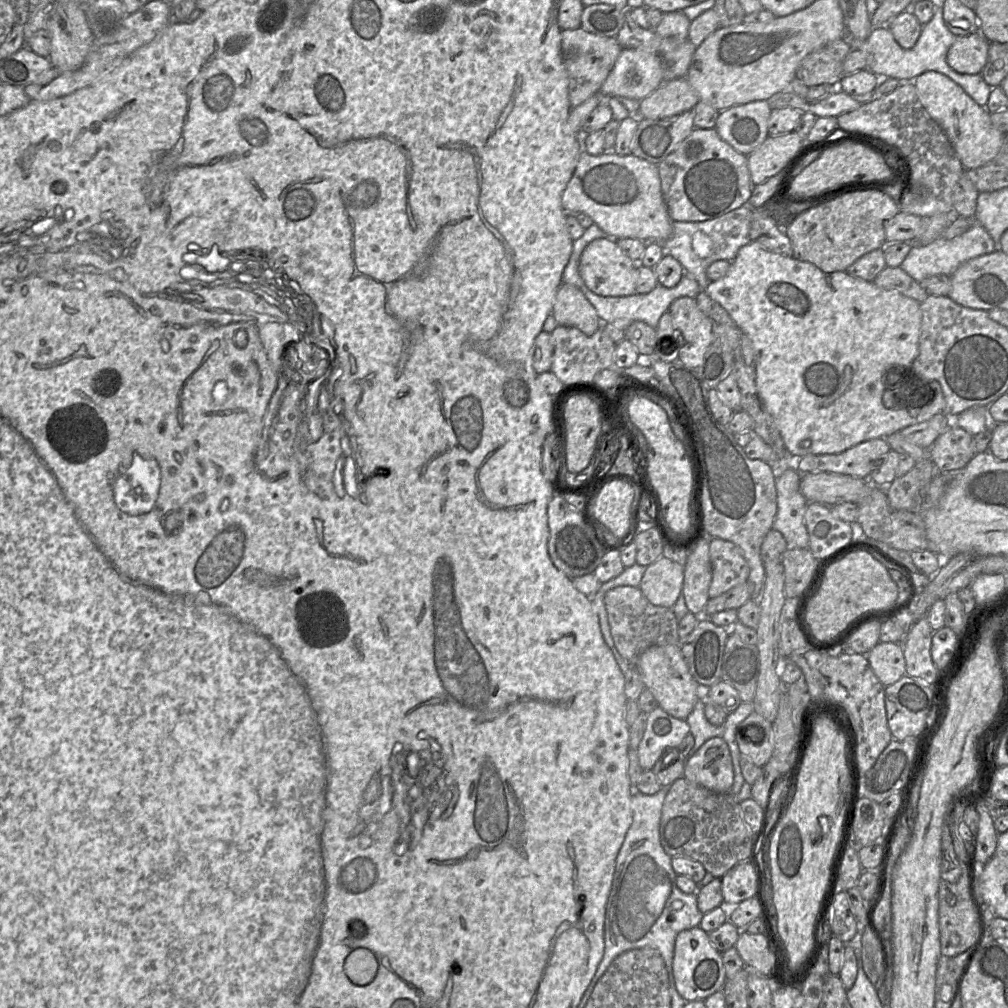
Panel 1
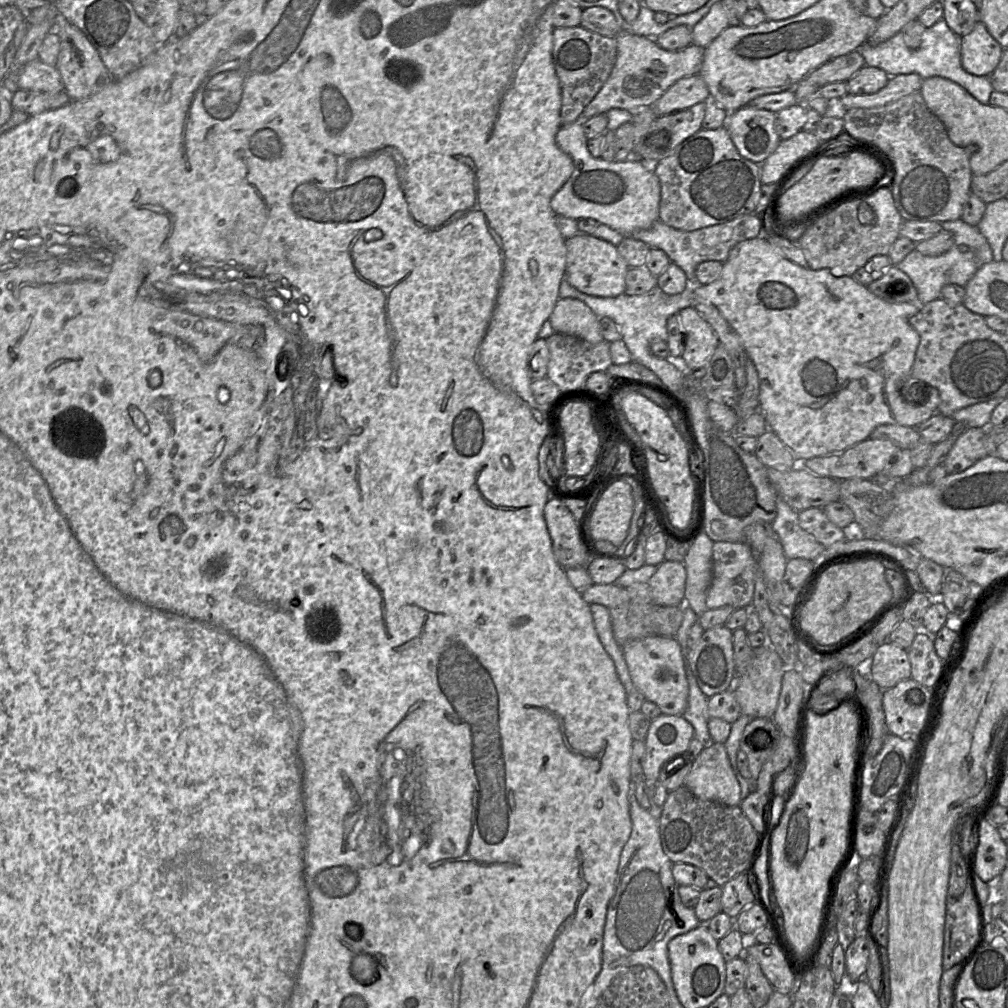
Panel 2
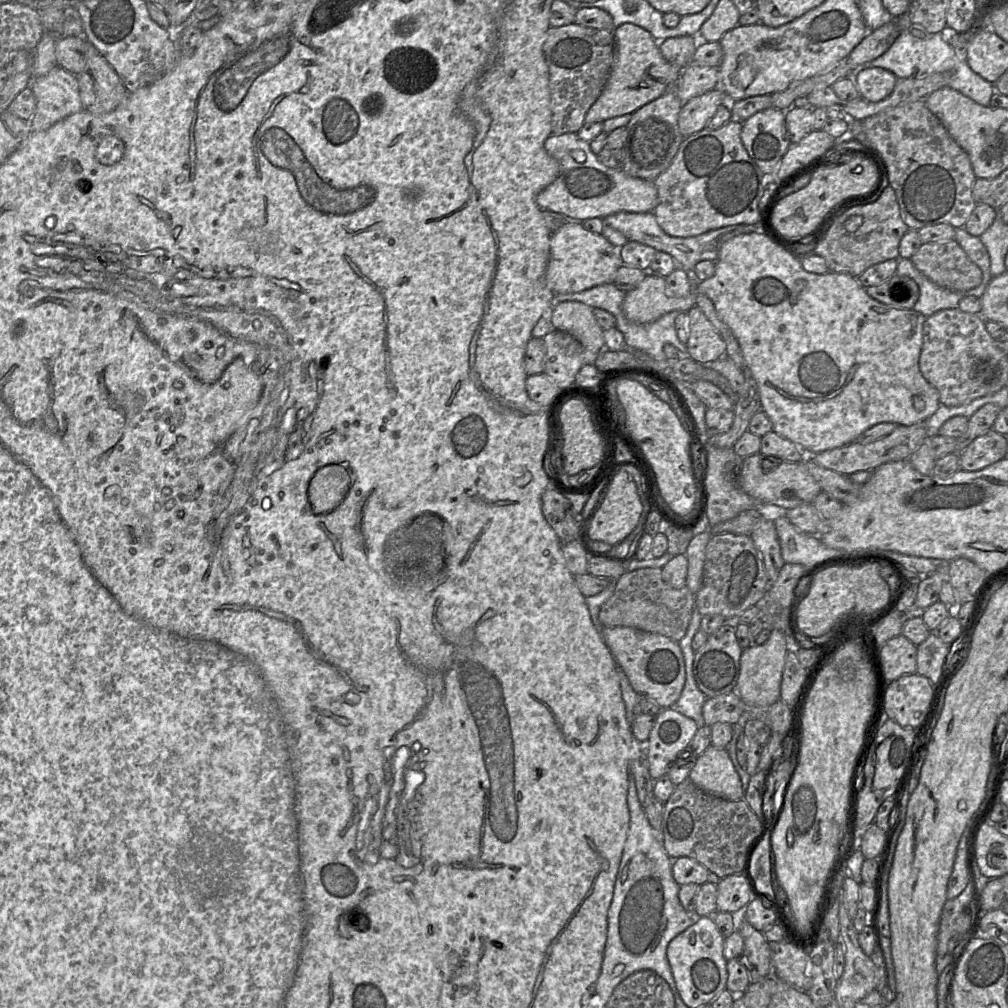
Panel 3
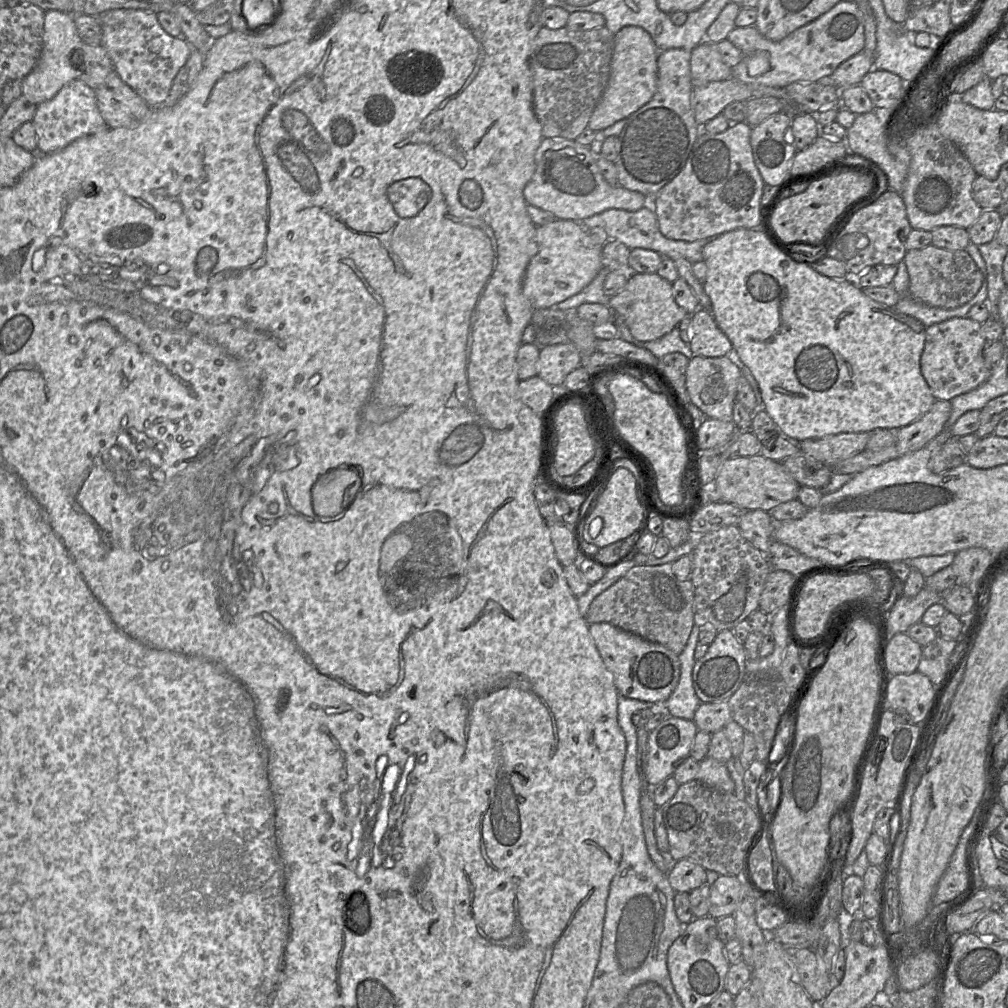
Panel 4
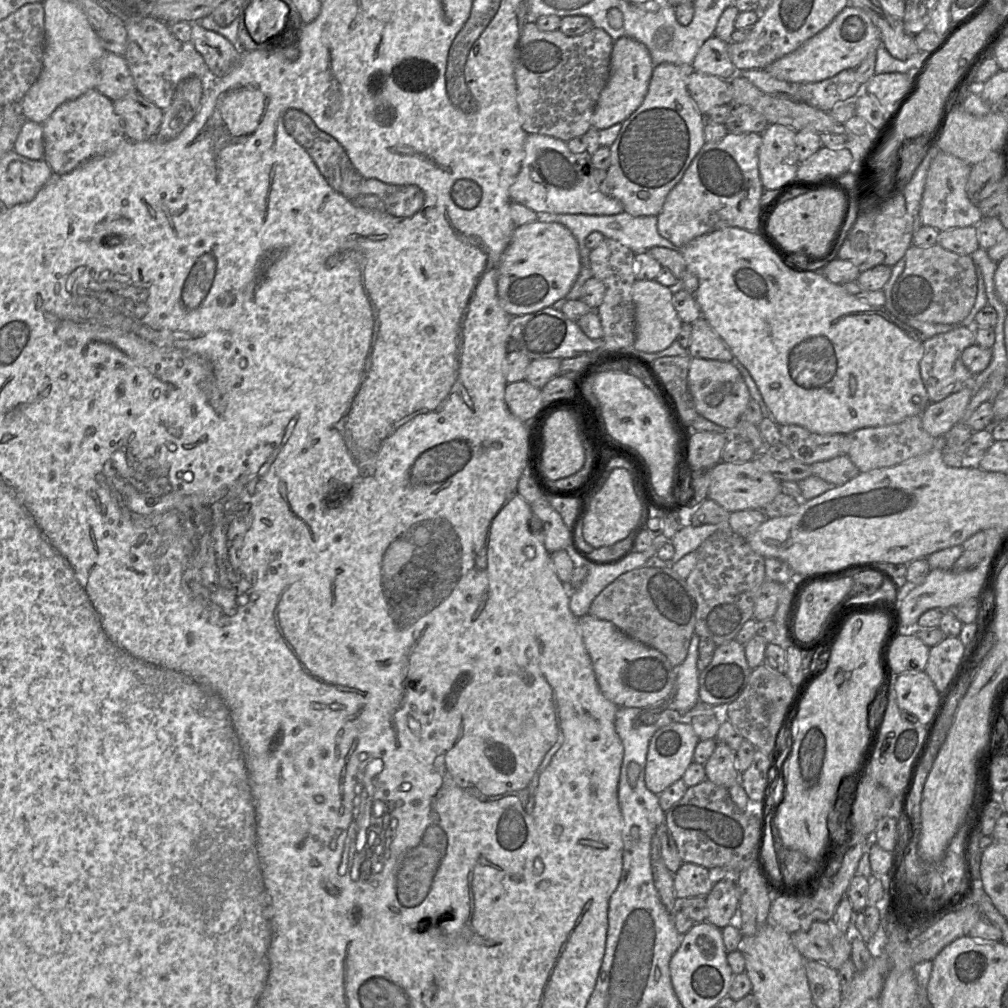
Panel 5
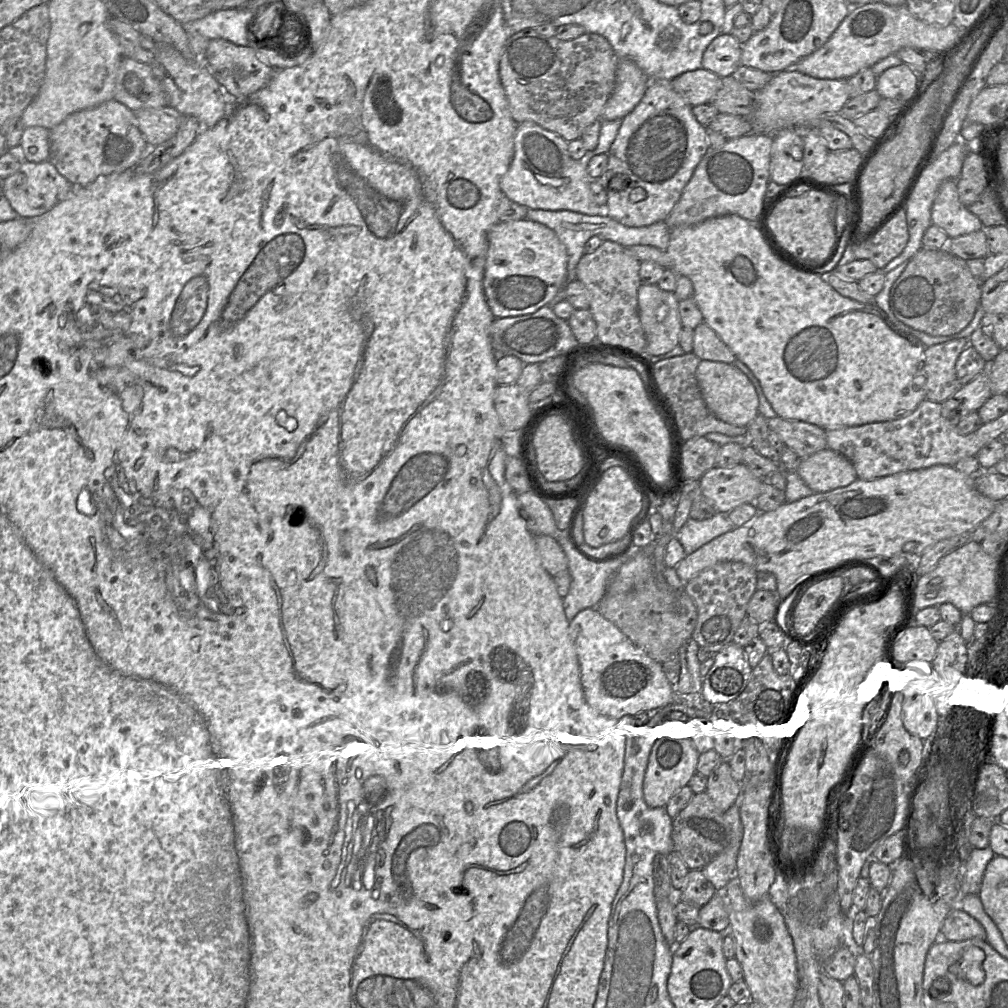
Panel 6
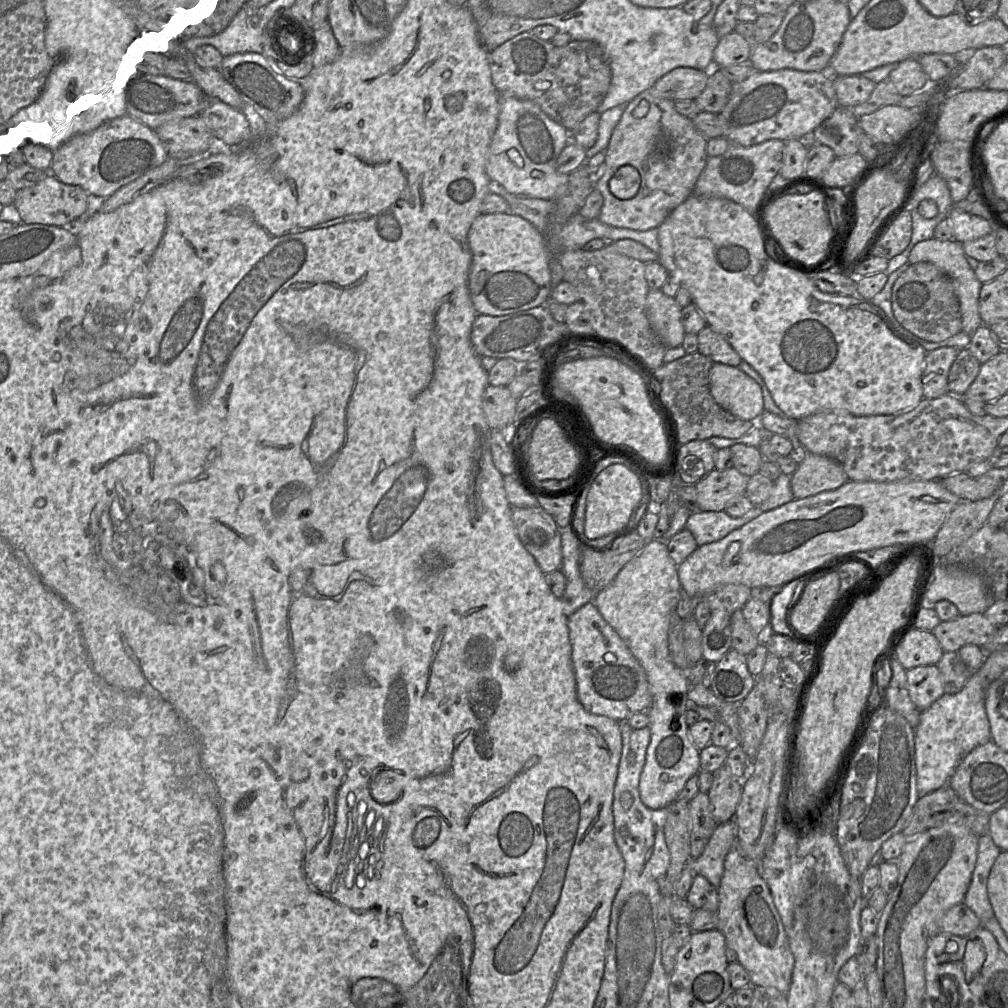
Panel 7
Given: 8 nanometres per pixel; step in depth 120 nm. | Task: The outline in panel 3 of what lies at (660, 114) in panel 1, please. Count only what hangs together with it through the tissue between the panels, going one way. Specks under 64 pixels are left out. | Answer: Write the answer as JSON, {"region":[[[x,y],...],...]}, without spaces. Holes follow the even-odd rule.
{"region":[[[688,64],[677,81],[677,92],[682,103],[700,96],[720,85],[718,67]]]}

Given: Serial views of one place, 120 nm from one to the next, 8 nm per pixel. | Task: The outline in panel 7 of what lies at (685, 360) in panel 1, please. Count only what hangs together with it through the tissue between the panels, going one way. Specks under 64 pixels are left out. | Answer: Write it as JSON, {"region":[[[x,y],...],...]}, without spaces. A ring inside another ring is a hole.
{"region":[[[706,326],[698,334],[698,352],[713,362],[737,367],[742,359],[726,339]]]}

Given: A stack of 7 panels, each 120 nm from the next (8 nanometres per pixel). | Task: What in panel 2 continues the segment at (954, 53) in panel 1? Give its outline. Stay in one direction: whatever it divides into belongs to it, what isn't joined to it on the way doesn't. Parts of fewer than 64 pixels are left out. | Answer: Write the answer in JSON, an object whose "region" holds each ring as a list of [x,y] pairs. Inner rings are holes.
{"region":[[[981,21],[971,33],[960,38],[960,49],[962,67],[976,76],[989,76],[999,64],[1004,50]]]}

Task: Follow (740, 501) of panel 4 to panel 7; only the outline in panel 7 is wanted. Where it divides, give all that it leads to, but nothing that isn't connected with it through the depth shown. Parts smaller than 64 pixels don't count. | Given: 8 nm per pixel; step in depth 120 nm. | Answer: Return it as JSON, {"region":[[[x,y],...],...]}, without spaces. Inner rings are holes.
{"region":[[[736,468],[713,469],[695,484],[697,502],[701,511],[725,511],[740,496],[745,495],[749,477]]]}

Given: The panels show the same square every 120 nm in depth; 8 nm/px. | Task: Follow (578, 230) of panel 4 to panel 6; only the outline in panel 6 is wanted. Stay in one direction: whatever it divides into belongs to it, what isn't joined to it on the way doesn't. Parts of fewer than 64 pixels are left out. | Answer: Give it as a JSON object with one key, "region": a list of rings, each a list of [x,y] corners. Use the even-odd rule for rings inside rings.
{"region":[[[527,218],[499,221],[489,229],[487,241],[483,290],[494,318],[532,314],[550,303],[562,288],[567,250],[549,227]]]}

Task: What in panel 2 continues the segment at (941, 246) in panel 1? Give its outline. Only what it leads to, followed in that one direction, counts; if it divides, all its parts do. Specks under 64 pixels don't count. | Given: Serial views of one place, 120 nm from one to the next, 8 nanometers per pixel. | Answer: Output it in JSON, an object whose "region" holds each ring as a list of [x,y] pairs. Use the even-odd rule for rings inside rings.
{"region":[[[962,219],[938,223],[942,225],[943,230],[949,231],[954,236],[954,244],[951,249],[935,257],[924,256],[917,250],[913,250],[897,265],[898,269],[906,273],[913,281],[919,305],[940,298],[941,290],[945,285],[956,284],[965,287],[978,269],[994,261],[991,247],[978,227],[970,226]]]}

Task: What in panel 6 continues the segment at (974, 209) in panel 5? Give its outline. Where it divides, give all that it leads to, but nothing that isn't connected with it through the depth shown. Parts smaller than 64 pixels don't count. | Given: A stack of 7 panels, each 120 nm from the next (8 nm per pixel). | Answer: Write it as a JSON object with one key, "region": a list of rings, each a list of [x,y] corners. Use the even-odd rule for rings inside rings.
{"region":[[[946,180],[940,185],[932,205],[931,221],[950,239],[983,229],[979,218],[960,202],[957,180]]]}

